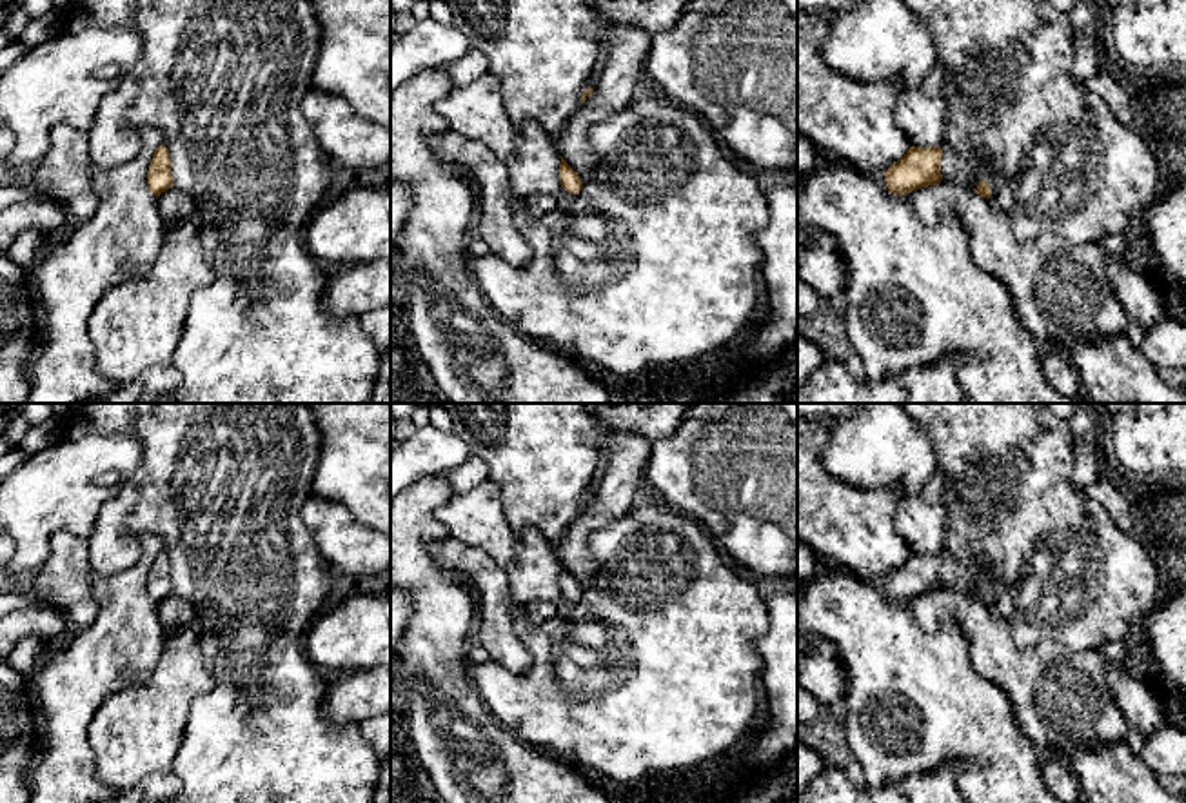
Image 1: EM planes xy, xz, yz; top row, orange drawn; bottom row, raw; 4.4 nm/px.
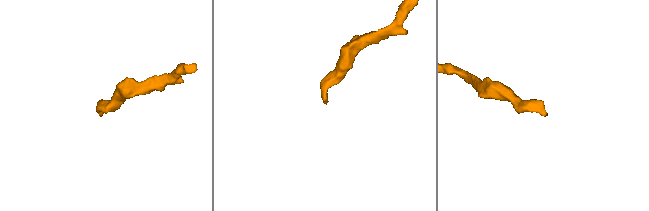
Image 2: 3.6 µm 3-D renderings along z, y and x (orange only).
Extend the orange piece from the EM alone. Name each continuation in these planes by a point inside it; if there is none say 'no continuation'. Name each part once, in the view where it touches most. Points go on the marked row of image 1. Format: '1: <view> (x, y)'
1: xz (538, 204)

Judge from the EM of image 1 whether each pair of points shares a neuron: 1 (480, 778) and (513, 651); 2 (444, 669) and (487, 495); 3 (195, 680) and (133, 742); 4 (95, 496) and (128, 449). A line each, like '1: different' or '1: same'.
1: different
2: different
3: same
4: same

